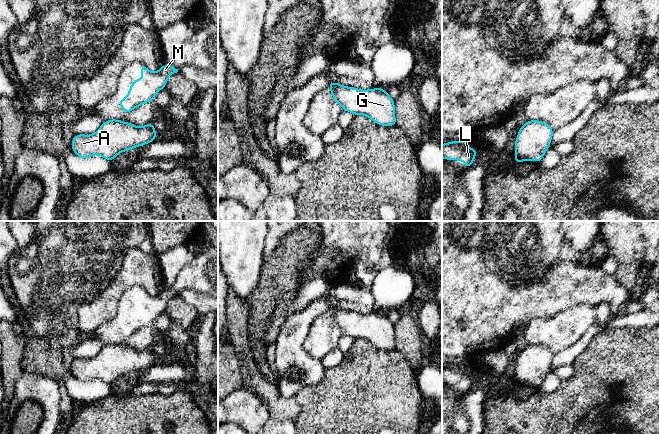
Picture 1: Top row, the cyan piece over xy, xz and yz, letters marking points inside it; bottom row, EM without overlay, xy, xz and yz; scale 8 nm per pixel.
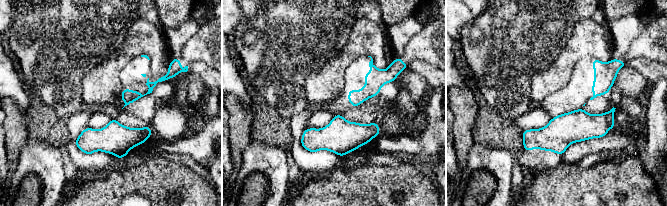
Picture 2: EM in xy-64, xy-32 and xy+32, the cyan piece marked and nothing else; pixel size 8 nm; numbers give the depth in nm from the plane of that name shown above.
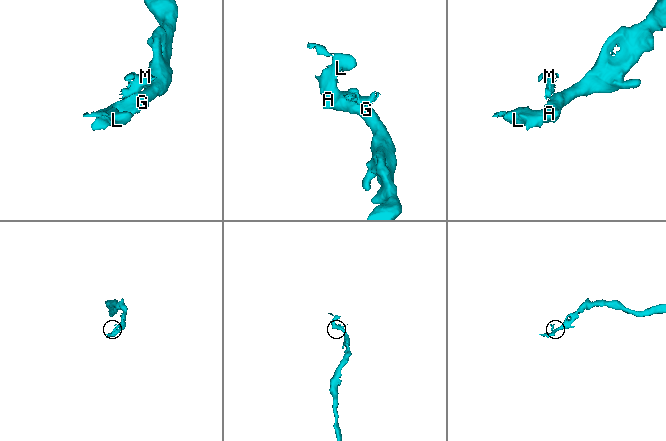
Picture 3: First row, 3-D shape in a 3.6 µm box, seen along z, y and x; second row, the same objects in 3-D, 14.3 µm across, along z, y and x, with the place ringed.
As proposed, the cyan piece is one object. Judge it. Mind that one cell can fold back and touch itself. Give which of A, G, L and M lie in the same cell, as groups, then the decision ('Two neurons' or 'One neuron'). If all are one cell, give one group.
Groups: A G L / M. Two neurons

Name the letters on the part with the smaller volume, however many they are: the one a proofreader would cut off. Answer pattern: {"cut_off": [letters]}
{"cut_off": ["M"]}

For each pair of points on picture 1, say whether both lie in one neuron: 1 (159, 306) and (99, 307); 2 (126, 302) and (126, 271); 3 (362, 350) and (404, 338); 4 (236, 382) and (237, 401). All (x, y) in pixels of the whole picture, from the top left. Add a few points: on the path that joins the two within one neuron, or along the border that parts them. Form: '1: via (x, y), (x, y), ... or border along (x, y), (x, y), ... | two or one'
1: border along (129, 287), (120, 297), (117, 313), (101, 325) | two
2: border along (140, 285), (130, 286), (121, 295), (117, 313) | two
3: border along (397, 349), (412, 367) | two
4: border along (243, 387), (232, 391), (228, 395) | two

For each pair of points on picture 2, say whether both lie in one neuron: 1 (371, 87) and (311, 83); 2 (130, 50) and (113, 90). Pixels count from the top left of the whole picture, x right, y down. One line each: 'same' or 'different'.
1: different
2: same

